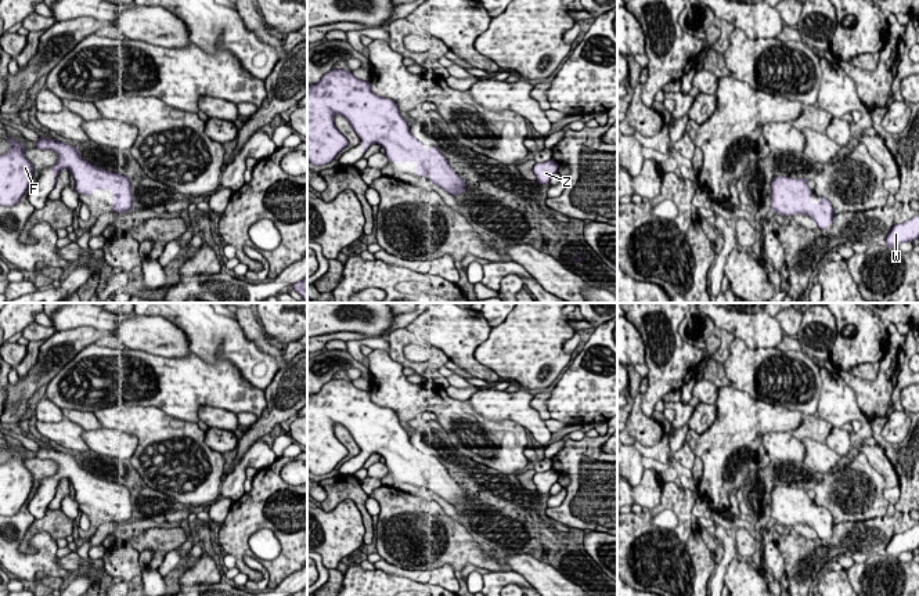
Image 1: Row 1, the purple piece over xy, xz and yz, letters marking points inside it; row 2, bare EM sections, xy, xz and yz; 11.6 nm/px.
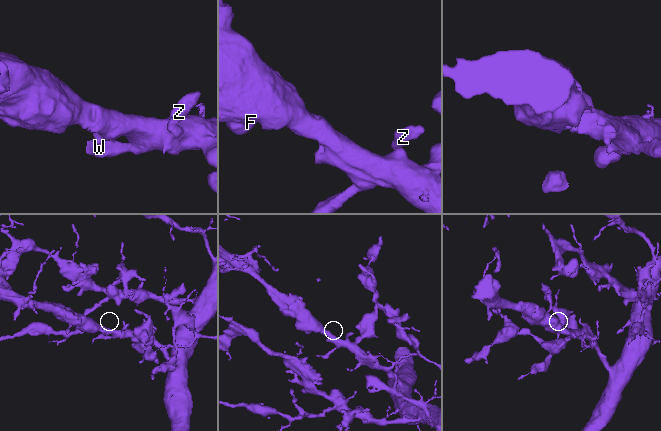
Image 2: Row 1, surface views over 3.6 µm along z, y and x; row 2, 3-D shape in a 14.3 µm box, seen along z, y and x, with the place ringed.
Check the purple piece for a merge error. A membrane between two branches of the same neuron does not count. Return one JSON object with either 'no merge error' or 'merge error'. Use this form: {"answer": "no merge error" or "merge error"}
{"answer": "no merge error"}

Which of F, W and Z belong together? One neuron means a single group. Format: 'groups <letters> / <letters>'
groups F W Z

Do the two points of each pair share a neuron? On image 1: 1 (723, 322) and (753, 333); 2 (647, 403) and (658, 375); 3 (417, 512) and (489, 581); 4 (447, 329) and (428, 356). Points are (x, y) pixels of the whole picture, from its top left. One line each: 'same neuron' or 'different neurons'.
1: same neuron
2: same neuron
3: different neurons
4: different neurons

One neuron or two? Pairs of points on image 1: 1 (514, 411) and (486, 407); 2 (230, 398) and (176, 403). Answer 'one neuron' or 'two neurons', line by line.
1: one neuron
2: one neuron

